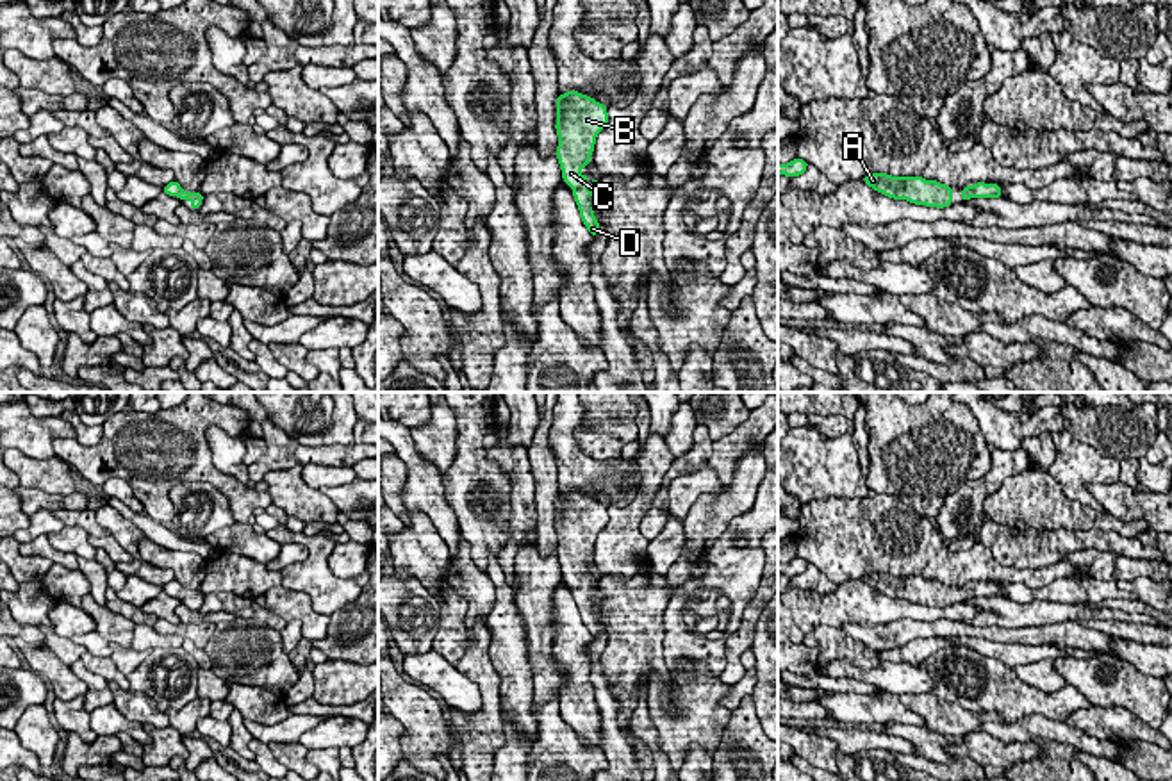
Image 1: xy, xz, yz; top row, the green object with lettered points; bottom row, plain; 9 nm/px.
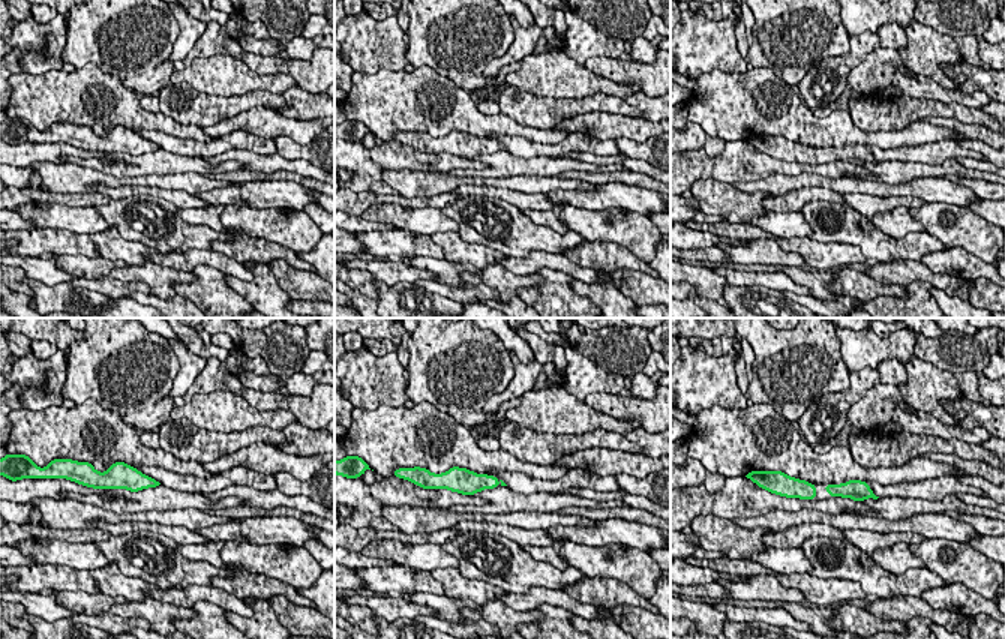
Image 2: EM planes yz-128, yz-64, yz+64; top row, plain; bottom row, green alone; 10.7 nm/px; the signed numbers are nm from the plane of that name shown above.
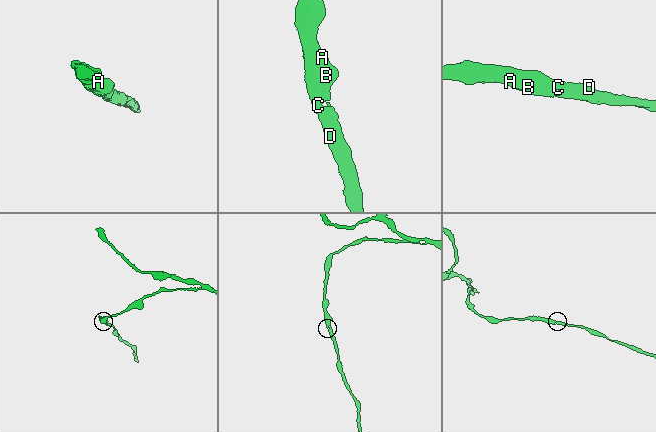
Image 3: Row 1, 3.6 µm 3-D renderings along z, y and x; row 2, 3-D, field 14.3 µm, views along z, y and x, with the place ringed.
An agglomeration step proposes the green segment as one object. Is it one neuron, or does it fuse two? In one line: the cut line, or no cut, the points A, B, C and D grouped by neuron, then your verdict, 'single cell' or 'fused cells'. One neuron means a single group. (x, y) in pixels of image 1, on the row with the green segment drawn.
cut none; groups A B C D; single cell

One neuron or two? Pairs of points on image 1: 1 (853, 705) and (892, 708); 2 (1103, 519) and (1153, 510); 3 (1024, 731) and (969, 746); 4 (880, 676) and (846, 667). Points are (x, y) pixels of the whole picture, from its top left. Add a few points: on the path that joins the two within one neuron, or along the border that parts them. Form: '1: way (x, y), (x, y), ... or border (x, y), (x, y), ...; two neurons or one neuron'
1: way (862, 710), (883, 708); one neuron
2: border (1106, 510), (1121, 519), (1144, 519), (1151, 526); two neurons
3: border (980, 730), (1003, 740), (1019, 740), (1023, 744); two neurons
4: way (871, 676), (855, 673); one neuron

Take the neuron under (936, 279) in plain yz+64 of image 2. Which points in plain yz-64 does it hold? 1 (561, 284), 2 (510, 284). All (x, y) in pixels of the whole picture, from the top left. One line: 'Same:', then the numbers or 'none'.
Same: none

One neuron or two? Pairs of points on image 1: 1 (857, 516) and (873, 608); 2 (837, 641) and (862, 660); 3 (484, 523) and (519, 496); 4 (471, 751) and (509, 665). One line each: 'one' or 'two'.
1: two
2: one
3: two
4: two

